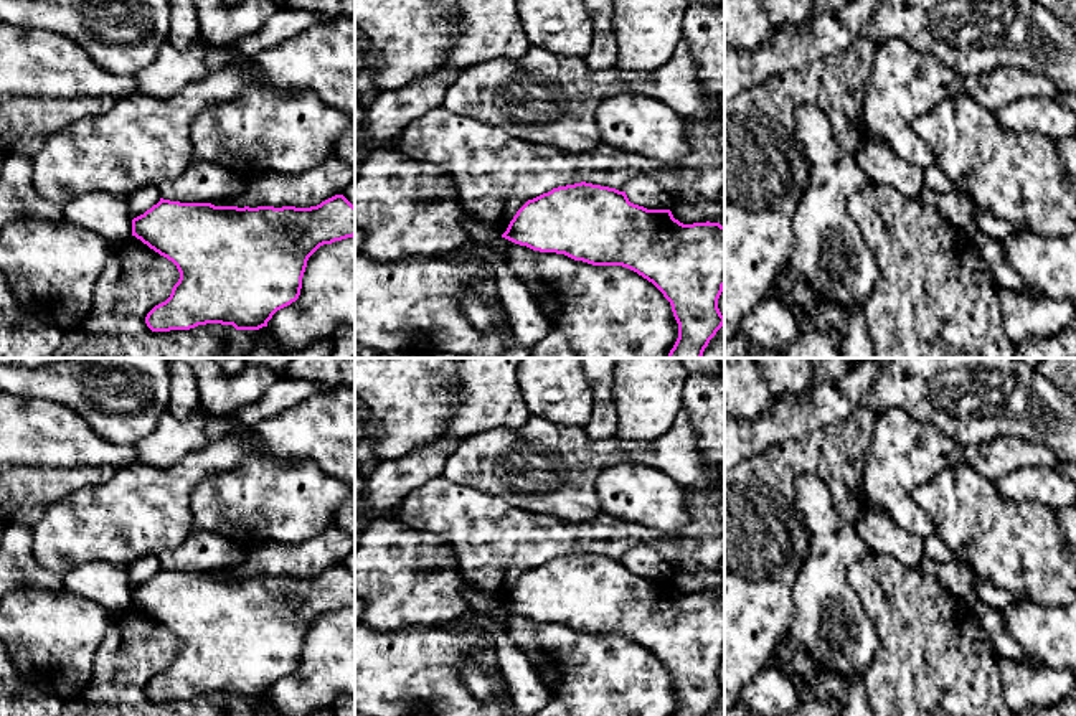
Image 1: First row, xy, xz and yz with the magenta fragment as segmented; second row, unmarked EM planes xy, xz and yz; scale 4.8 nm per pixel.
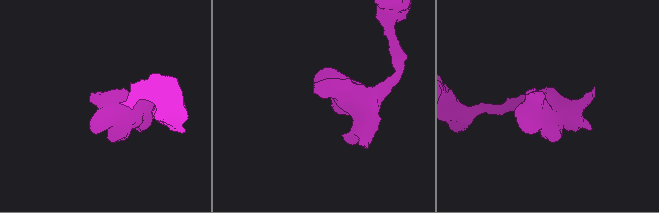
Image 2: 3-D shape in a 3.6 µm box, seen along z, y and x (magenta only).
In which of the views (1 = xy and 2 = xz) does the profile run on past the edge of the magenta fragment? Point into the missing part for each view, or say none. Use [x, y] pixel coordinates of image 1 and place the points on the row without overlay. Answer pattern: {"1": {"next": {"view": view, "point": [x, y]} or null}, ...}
{"1": {"next": null}, "2": {"next": null}}

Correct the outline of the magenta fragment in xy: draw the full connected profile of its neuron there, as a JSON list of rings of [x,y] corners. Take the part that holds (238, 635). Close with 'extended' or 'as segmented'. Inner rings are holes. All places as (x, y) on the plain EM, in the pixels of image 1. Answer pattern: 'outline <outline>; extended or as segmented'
outline [[[343,564],[310,577],[238,577],[160,568],[132,589],[132,605],[172,630],[180,642],[170,667],[145,686],[152,701],[206,693],[259,700],[277,680],[299,668],[307,630],[320,615],[355,605],[355,576]]]; as segmented

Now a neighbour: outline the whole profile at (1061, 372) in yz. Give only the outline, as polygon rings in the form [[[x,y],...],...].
[[[1043,358],[1035,370],[1076,404],[1076,358]]]

